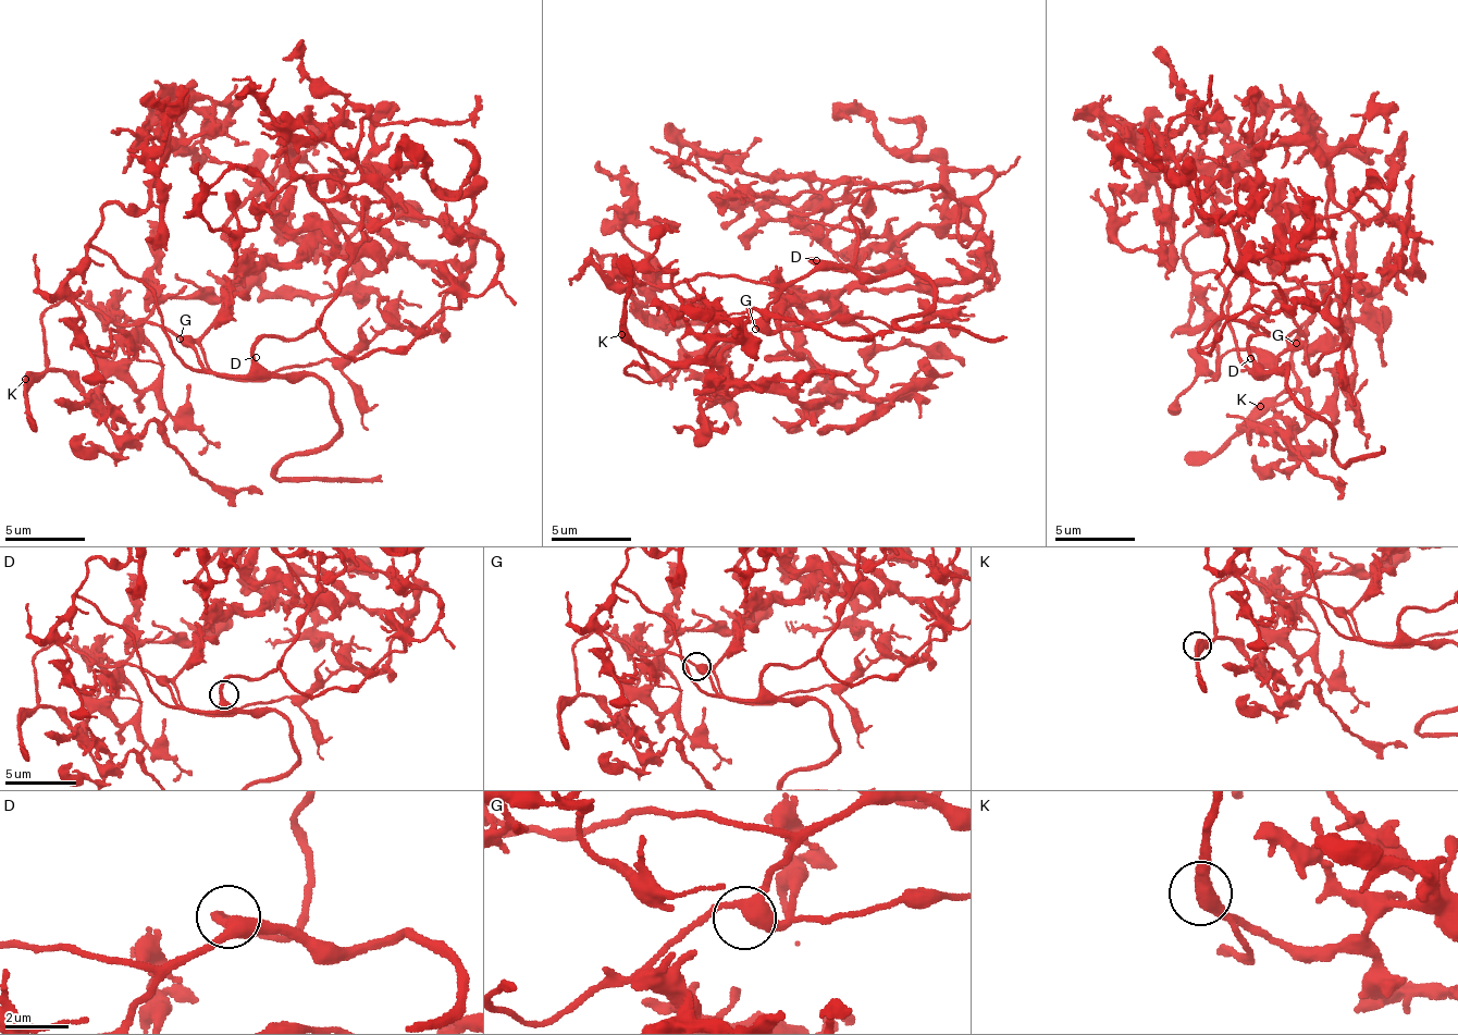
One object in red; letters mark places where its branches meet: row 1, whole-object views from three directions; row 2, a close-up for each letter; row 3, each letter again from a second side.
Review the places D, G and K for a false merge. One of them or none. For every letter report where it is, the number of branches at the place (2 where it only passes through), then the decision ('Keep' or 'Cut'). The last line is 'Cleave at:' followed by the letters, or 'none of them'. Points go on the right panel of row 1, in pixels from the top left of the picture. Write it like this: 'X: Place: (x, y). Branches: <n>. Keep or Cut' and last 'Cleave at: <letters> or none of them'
D: Place: (1250, 358). Branches: 2. Keep
G: Place: (1296, 343). Branches: 3. Keep
K: Place: (1260, 406). Branches: 2. Keep
Cleave at: none of them

